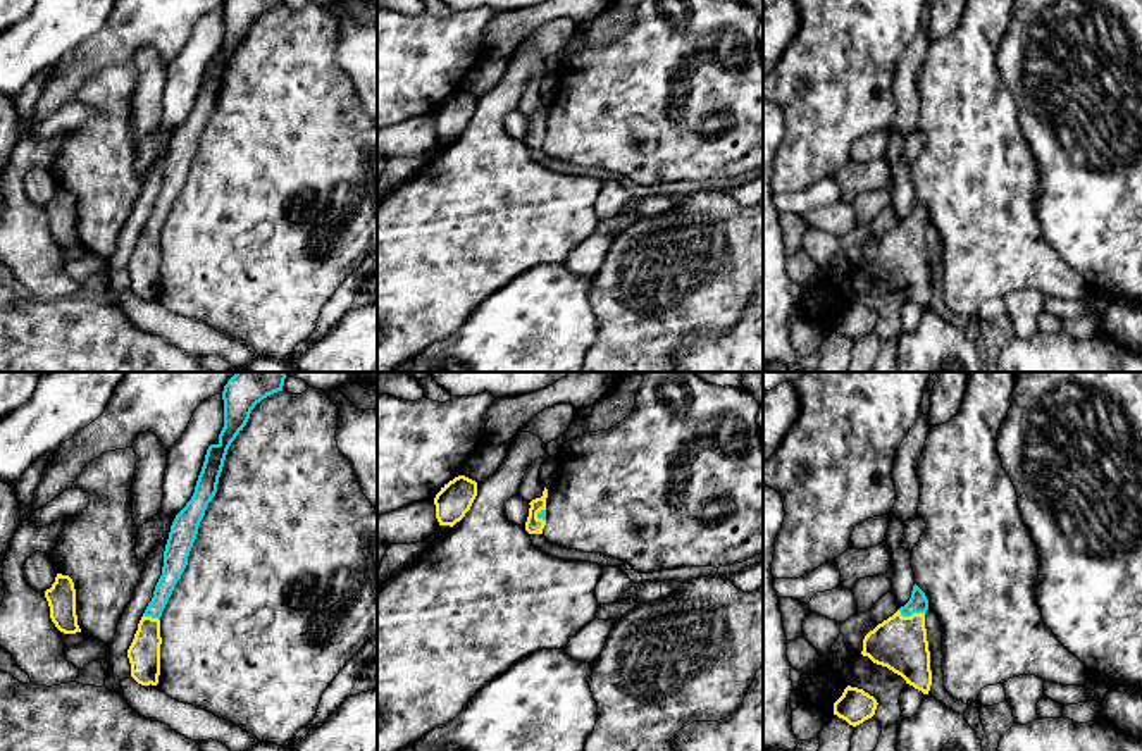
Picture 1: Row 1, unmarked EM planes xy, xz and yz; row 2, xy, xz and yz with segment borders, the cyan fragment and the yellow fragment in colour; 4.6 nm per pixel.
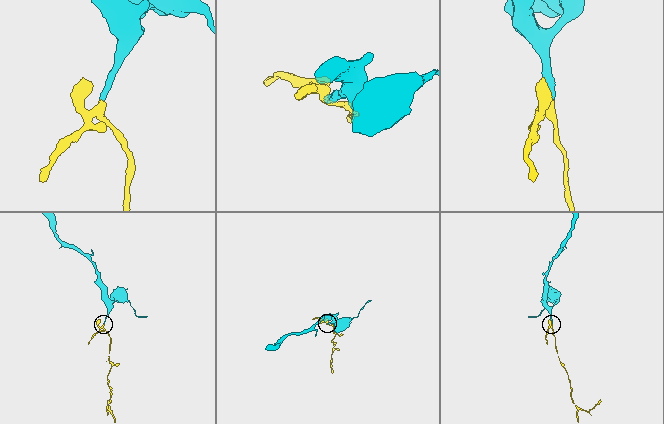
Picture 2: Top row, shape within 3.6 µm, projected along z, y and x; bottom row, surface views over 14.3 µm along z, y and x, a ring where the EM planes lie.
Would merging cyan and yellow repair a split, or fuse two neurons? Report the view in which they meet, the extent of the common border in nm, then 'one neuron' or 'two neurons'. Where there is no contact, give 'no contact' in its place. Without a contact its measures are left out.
yz | 130 nm | one neuron

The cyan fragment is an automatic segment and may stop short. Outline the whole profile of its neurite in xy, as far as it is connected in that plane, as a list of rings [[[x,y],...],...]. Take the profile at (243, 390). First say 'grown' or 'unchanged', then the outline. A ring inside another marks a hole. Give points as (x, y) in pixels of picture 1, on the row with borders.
grown; [[[236,372],[224,386],[224,427],[219,434],[219,443],[208,446],[195,493],[171,525],[164,551],[162,575],[127,649],[131,677],[141,686],[158,684],[162,644],[160,617],[174,586],[188,565],[188,556],[205,510],[217,493],[227,450],[246,425],[255,405],[282,391],[284,379],[284,372]]]

